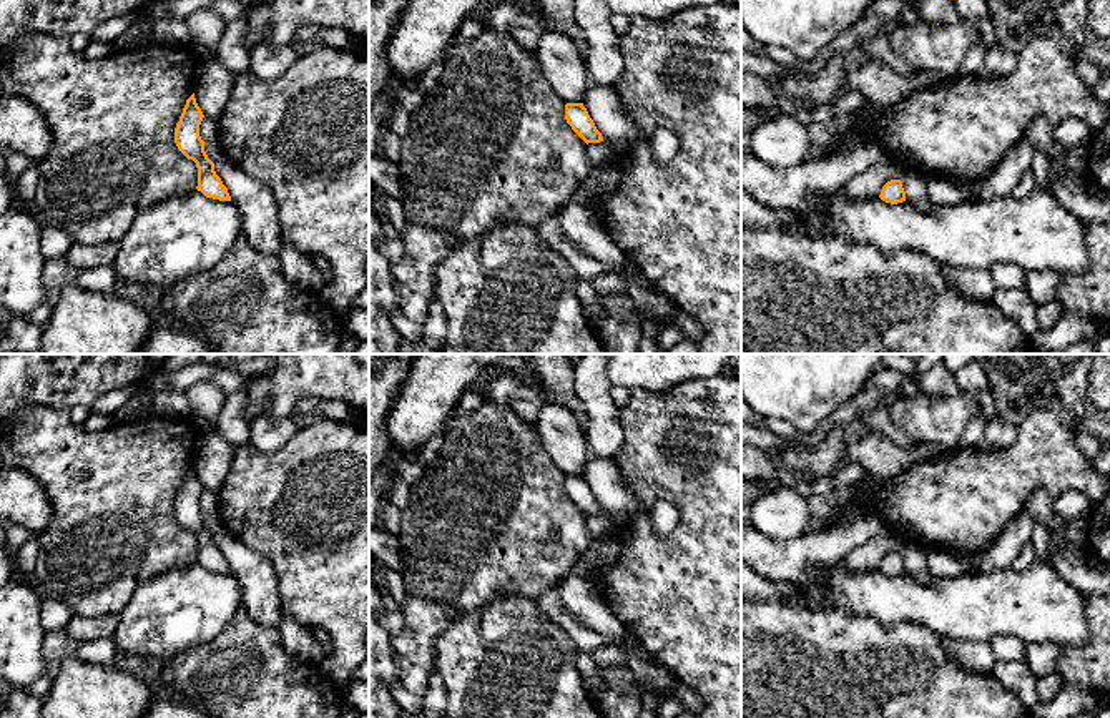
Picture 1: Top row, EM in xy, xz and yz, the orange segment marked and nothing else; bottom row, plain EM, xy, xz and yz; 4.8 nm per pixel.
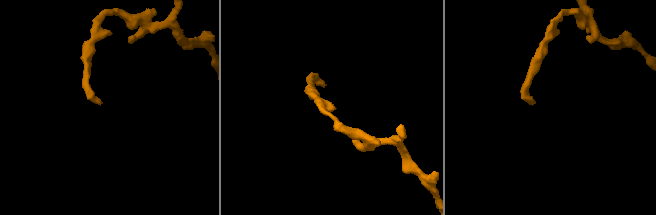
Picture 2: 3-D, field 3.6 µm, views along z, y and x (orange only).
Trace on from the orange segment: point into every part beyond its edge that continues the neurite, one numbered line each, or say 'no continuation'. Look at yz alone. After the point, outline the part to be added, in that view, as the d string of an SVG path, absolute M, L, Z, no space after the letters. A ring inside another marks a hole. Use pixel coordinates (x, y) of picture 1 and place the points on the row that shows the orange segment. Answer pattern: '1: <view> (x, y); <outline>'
no continuation

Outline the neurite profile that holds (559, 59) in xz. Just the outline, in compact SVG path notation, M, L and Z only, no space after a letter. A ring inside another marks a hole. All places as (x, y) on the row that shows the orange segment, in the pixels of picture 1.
M543 32L535 57L550 86L565 103L583 103L590 80L578 48L568 37Z

